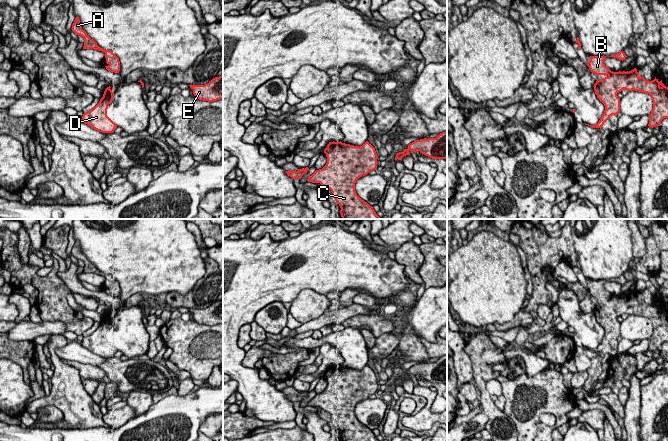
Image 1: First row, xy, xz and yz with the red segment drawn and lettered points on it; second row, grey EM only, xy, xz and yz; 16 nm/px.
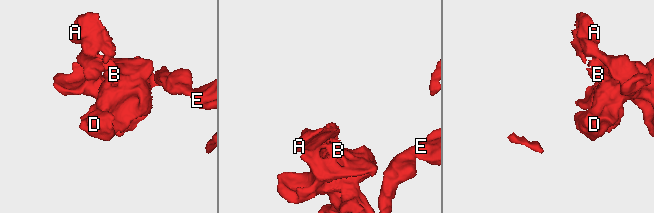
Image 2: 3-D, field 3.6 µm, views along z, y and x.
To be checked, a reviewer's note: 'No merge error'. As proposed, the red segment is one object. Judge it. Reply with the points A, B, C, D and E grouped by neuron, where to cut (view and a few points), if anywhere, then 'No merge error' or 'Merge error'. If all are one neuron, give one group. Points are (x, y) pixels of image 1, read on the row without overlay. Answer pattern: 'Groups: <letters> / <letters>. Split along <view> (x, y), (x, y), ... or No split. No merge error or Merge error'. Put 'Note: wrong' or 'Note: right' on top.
Note: right
Groups: A B C D E. No split. No merge error

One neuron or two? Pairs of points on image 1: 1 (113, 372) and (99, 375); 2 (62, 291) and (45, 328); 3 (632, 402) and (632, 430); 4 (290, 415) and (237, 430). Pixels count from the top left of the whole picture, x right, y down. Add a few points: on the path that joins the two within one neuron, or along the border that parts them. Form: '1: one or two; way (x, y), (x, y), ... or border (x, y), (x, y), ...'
1: two; border (96, 366), (107, 376)
2: two; border (42, 320), (61, 321), (65, 325), (66, 331)
3: one; way (632, 409), (632, 423)
4: two; border (254, 415), (262, 420), (271, 420), (276, 423)

